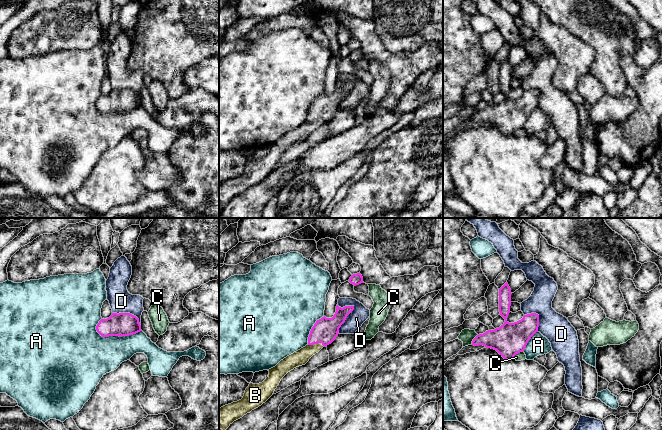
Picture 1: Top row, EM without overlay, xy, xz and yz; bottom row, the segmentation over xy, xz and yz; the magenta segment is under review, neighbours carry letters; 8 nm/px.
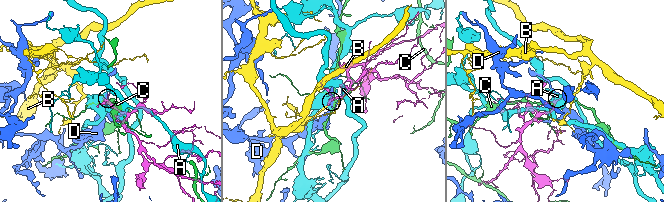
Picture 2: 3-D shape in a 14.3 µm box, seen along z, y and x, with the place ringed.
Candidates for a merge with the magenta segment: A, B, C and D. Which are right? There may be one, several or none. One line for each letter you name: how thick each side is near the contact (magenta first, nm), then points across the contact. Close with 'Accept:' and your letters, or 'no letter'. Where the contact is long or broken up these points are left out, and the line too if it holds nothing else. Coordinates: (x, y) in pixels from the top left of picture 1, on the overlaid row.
B: calibres 200 and 120 nm; way xz (325, 330), (316, 343), (301, 357)
Accept: B

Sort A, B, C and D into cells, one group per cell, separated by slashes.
A / B / C / D

